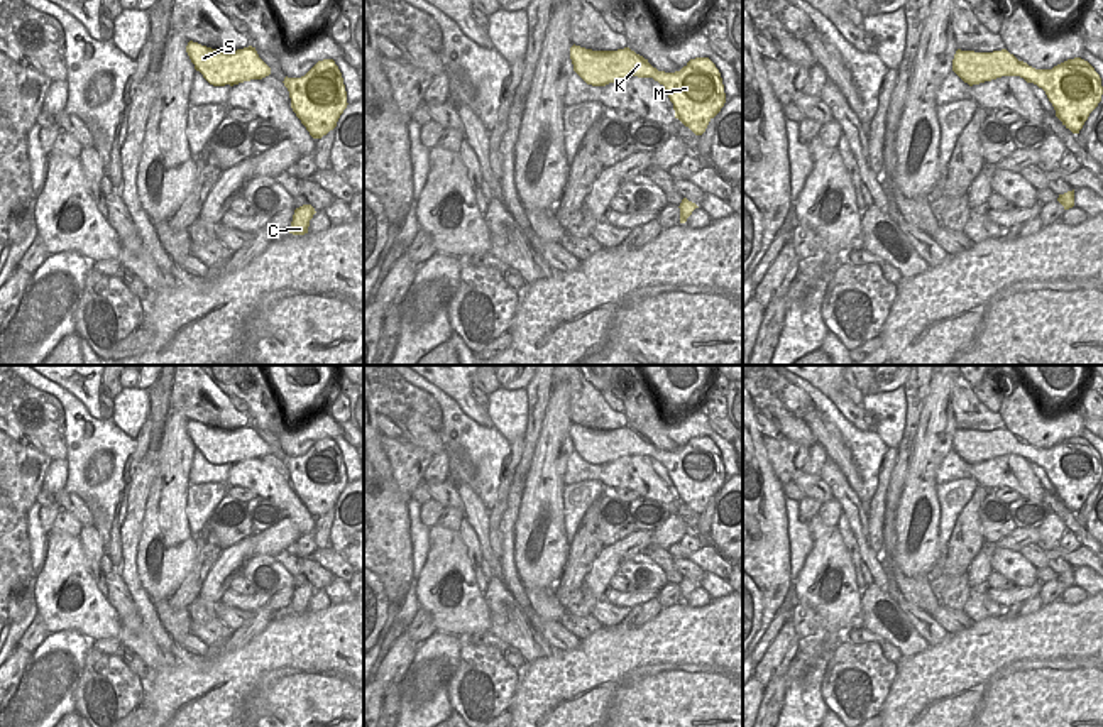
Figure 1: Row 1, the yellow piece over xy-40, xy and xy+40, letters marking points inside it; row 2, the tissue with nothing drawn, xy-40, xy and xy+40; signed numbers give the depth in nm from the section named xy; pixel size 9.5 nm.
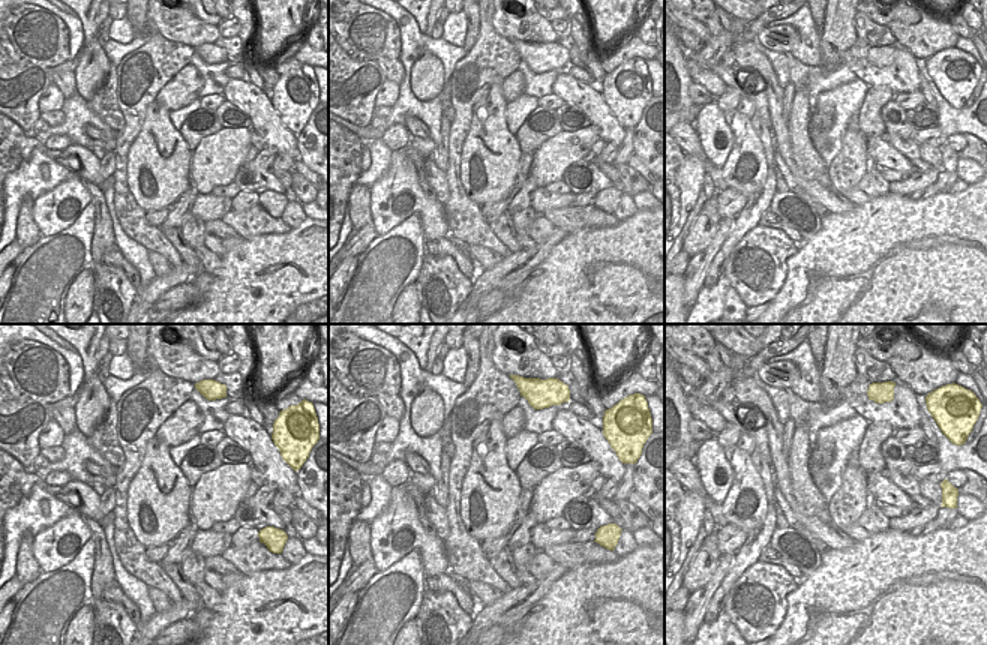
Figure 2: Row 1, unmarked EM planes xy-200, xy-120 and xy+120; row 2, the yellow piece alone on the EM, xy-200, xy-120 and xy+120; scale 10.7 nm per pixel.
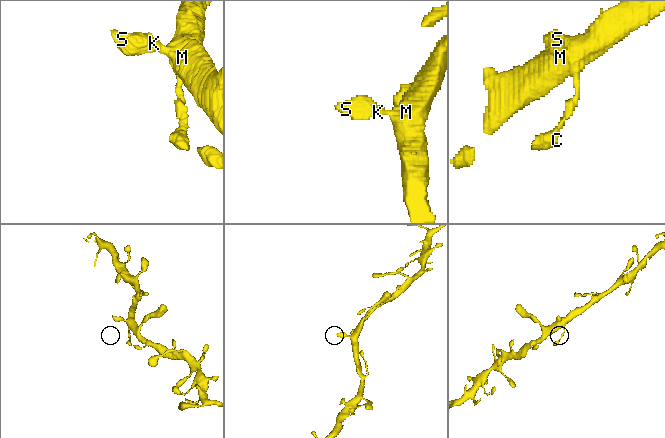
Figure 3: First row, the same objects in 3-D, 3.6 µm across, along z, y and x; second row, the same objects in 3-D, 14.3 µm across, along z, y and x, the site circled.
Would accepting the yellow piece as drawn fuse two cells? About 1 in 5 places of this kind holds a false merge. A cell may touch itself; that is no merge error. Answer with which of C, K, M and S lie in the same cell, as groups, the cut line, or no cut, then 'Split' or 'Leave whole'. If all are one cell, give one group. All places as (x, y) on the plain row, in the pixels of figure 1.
Groups: C K M S. No split. Leave whole

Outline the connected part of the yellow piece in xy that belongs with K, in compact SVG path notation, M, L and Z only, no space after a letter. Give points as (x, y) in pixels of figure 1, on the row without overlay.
M570 426L573 450L592 465L606 465L621 456L653 456L668 470L675 497L695 514L702 514L709 500L726 482L719 448L709 436L690 438L680 450L665 451L629 426L617 429L592 429Z

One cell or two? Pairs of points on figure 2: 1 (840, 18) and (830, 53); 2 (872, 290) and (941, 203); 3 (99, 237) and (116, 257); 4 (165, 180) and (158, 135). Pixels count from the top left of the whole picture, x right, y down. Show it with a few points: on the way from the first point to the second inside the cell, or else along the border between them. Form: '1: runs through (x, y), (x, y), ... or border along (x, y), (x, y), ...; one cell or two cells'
1: runs through (837, 27), (837, 35), (828, 44); one cell
2: runs through (893, 269), (938, 224); one cell
3: border along (116, 245), (105, 251), (101, 261); two cells
4: runs through (158, 165), (158, 152), (152, 137); one cell

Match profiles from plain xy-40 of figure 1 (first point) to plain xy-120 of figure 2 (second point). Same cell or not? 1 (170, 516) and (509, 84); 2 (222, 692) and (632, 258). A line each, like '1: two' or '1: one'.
1: two
2: one

